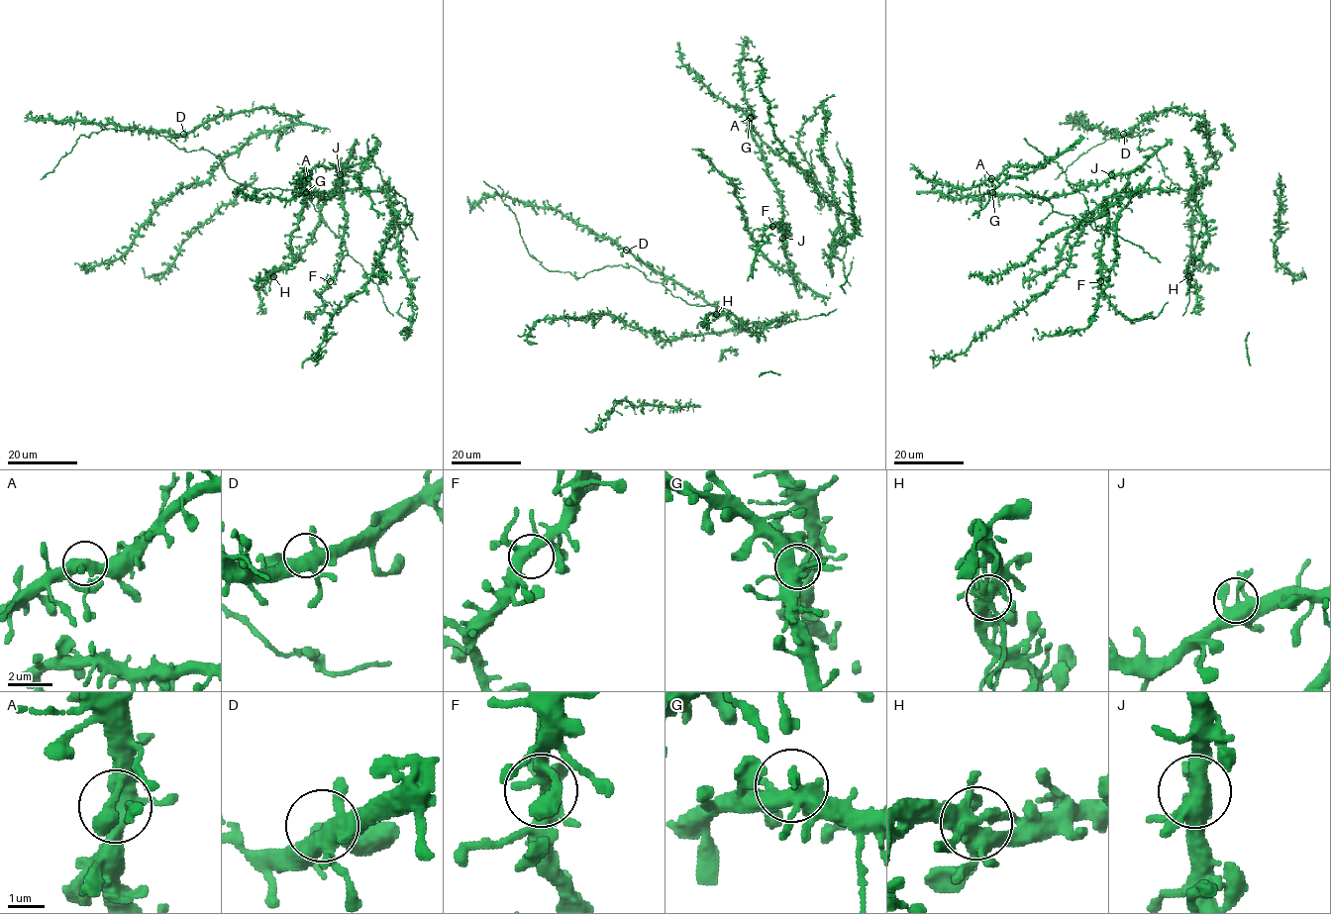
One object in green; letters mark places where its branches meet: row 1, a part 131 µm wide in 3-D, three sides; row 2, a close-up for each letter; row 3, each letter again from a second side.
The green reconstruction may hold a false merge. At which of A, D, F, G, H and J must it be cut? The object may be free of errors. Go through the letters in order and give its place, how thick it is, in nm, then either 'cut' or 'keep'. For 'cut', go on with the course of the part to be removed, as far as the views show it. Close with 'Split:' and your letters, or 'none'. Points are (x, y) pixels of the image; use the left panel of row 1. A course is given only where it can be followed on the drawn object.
A: (308, 178) | 400 nm | keep
D: (183, 134) | 420 nm | keep
F: (330, 281) | 380 nm | keep
G: (306, 192) | 440 nm | keep
H: (273, 276) | 400 nm | cut | (273, 276), (269, 291)
J: (340, 174) | 360 nm | keep
Split: H

